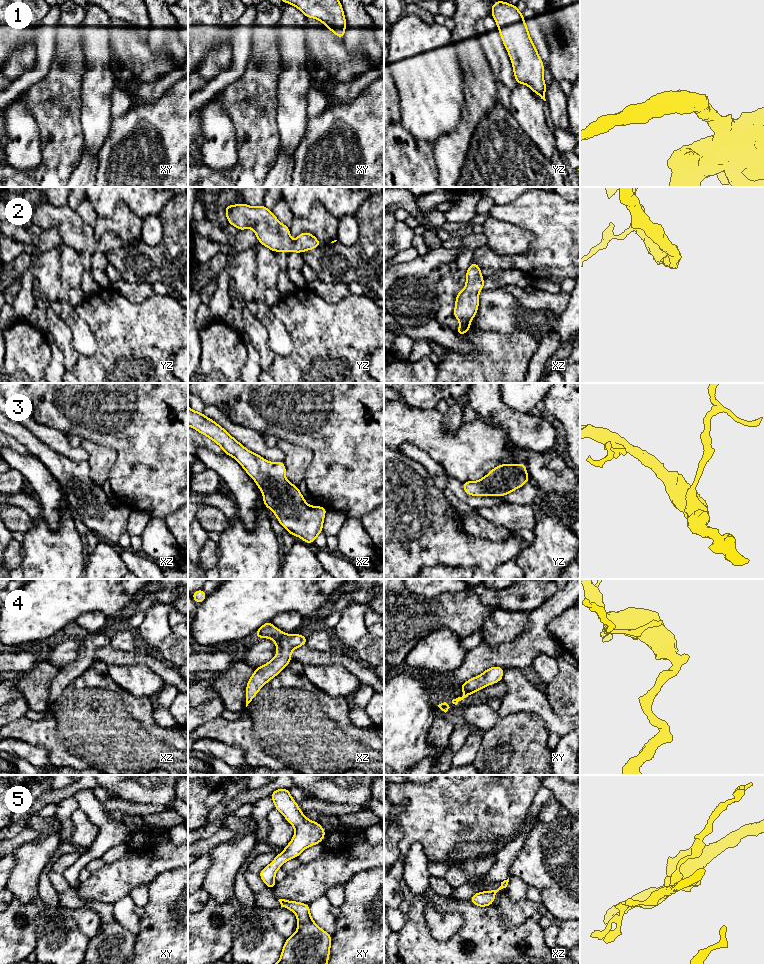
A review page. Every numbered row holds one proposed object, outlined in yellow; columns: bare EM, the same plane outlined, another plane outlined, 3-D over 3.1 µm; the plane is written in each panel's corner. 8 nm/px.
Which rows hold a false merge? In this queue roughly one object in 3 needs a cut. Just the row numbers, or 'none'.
none

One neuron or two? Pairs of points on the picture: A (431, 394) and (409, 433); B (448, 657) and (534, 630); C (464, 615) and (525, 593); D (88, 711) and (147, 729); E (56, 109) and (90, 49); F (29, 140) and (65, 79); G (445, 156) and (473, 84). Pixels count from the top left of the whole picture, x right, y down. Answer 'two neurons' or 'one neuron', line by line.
A: two neurons
B: two neurons
C: two neurons
D: one neuron
E: two neurons
F: two neurons
G: one neuron

